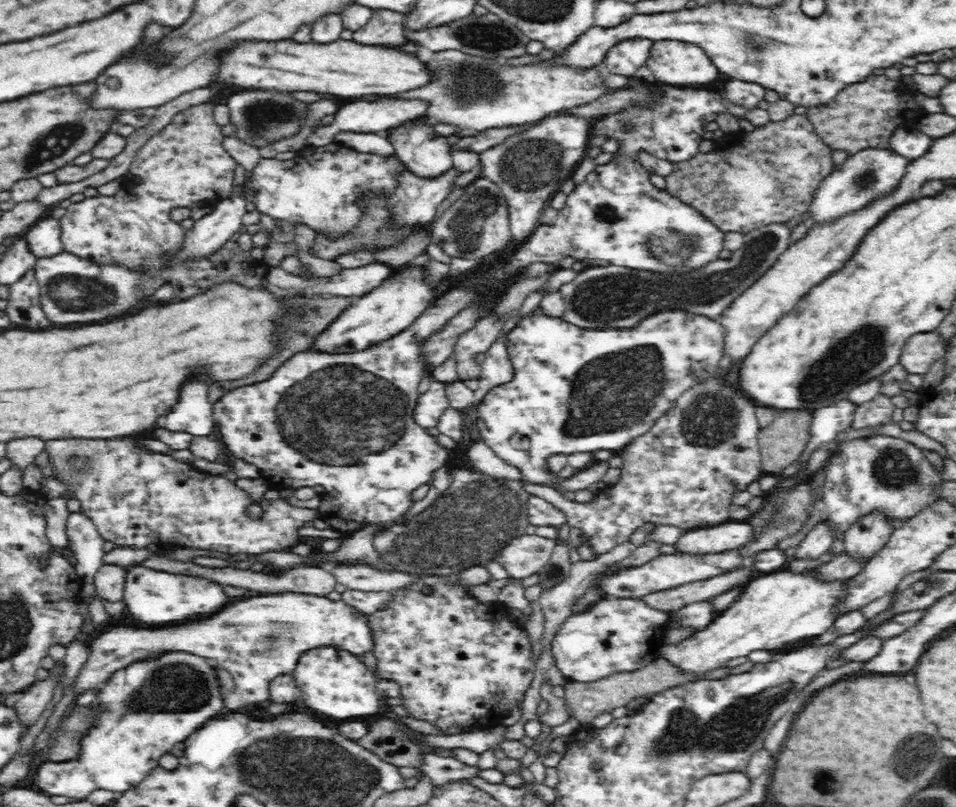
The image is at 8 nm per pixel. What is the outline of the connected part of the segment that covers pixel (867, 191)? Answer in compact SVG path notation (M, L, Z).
M868 147L850 154L843 164L838 166L834 175L822 180L820 190L810 208L812 218L808 222L809 225L858 210L876 195L890 191L898 184L907 165L908 160L890 148Z

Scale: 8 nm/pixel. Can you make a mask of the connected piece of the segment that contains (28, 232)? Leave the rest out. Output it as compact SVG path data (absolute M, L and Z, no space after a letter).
M50 217L40 219L22 232L19 237L26 243L31 255L36 256L37 259L45 259L63 251L60 229L58 221Z

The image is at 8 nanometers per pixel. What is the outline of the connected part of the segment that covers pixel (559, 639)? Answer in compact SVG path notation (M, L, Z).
M628 598L600 600L584 614L568 616L560 625L558 632L550 642L550 652L552 652L554 664L560 670L560 674L571 682L598 682L598 680L604 680L612 674L636 672L659 658L669 615L669 613L648 608L641 602Z

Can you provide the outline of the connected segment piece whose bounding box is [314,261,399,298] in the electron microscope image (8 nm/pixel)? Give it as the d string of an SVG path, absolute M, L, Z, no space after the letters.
M374 261L372 264L352 268L352 270L342 270L342 274L334 276L334 280L320 282L314 286L316 292L320 294L336 294L336 296L364 296L384 284L399 267L386 264L384 262Z

